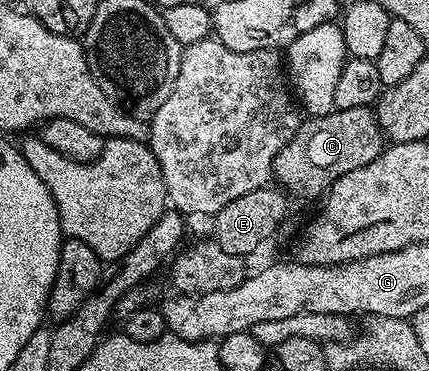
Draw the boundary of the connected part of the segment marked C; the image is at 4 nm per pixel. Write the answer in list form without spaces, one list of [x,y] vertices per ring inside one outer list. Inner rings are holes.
[[[358,107],[344,111],[334,110],[330,111],[328,115],[307,117],[300,122],[295,136],[283,146],[281,153],[277,153],[271,166],[271,174],[274,182],[288,196],[294,197],[296,195],[299,199],[316,198],[315,200],[318,200],[333,181],[337,181],[353,169],[361,169],[365,165],[369,165],[369,161],[373,161],[382,153],[384,146],[385,136],[371,107]]]

